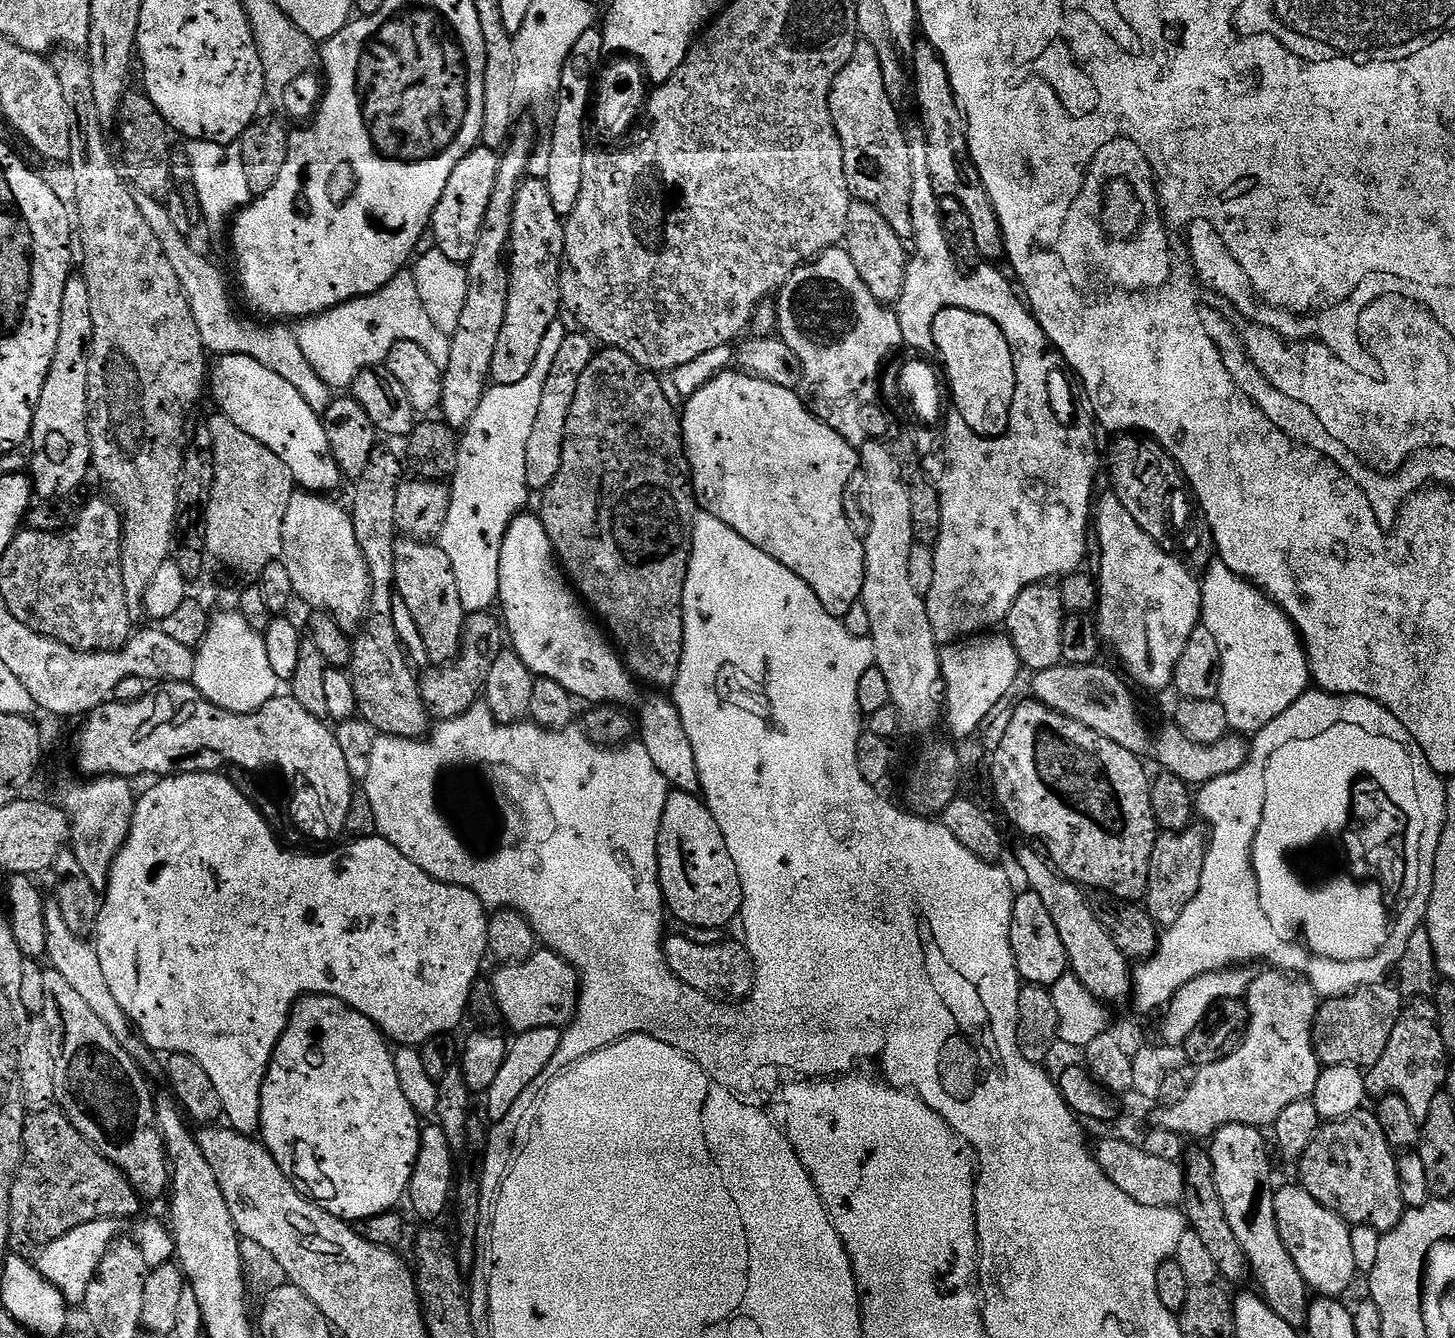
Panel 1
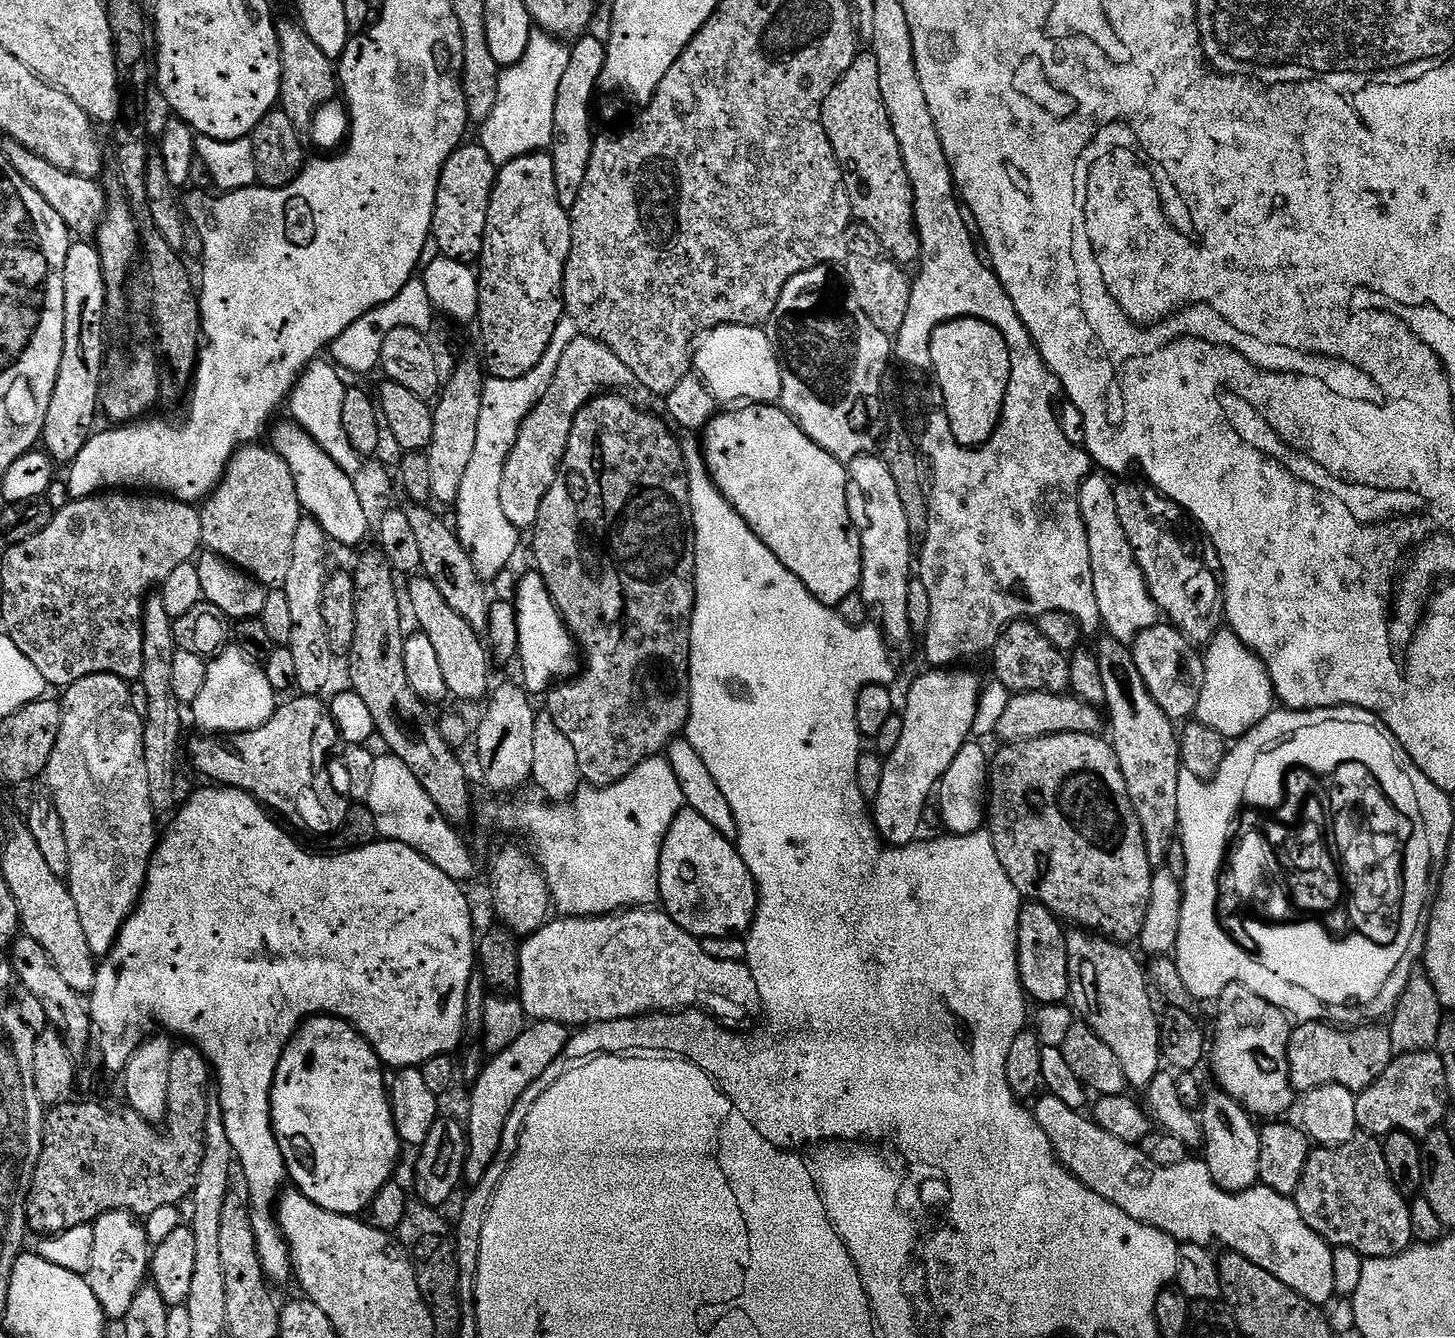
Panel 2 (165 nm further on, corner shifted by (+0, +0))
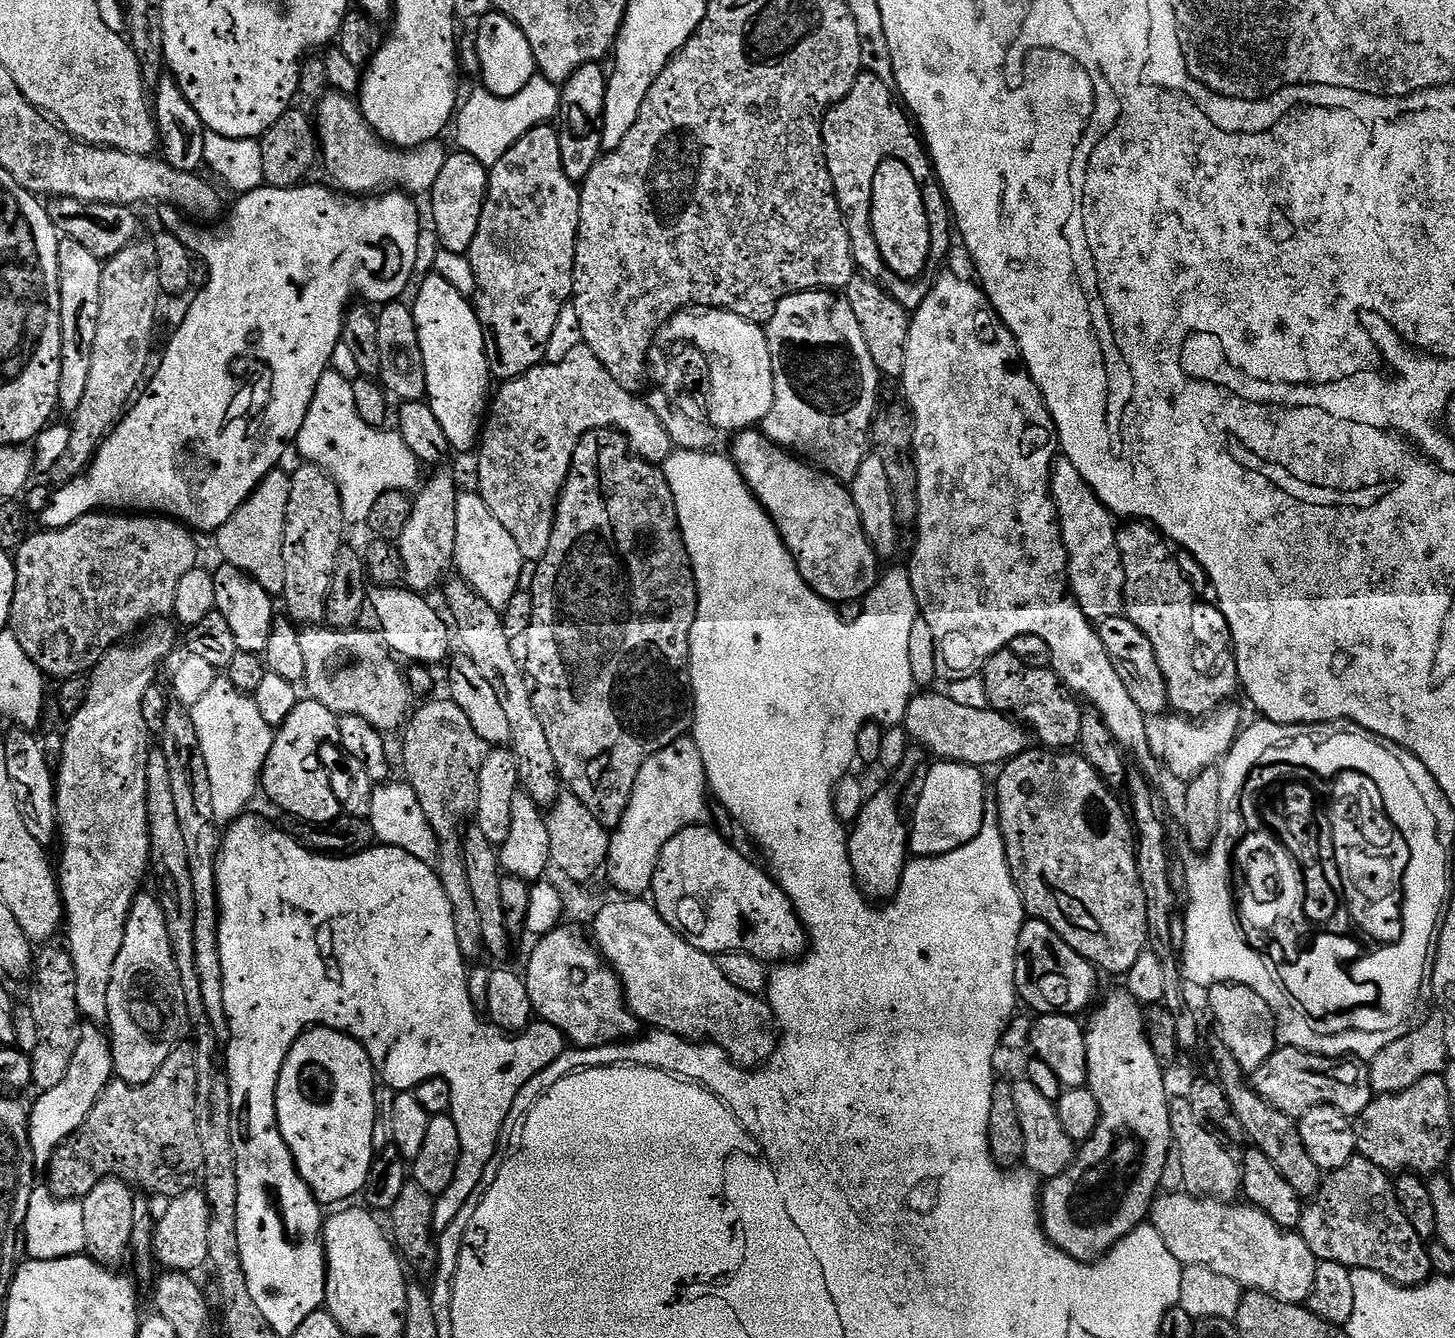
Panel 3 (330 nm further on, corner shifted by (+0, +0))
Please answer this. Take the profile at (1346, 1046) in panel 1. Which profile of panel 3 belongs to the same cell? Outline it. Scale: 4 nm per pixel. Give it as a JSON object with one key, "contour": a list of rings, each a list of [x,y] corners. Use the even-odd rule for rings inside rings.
{"contour":[[[1277,1047],[1272,1057],[1257,1072],[1251,1073],[1250,1084],[1274,1110],[1282,1110],[1282,1114],[1293,1118],[1302,1117],[1310,1109],[1324,1104],[1336,1108],[1343,1116],[1355,1118],[1374,1098],[1370,1071],[1363,1063],[1319,1056],[1303,1052],[1301,1048]]]}

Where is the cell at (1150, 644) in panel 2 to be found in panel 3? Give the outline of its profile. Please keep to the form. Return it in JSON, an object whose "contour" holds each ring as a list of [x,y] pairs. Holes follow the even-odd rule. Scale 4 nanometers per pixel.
{"contour":[[[1123,614],[1099,621],[1098,631],[1102,638],[1102,646],[1106,646],[1106,654],[1110,654],[1110,662],[1114,662],[1114,670],[1118,670],[1118,678],[1122,678],[1122,683],[1125,684],[1130,698],[1134,698],[1138,710],[1142,710],[1145,717],[1148,718],[1160,715],[1163,717],[1170,708],[1168,687],[1166,678],[1162,676],[1162,666],[1158,666],[1158,654],[1154,654],[1154,646],[1150,646],[1150,638],[1146,638],[1146,634],[1142,634],[1142,630],[1138,630],[1138,626],[1134,626],[1134,622],[1130,622],[1128,617]]]}

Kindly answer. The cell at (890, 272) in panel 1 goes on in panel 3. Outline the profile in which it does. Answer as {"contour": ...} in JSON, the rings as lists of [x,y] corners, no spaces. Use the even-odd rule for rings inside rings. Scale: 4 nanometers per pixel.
{"contour":[[[863,274],[853,276],[846,289],[846,298],[850,302],[850,310],[854,310],[854,318],[858,318],[858,326],[862,326],[862,338],[866,338],[866,346],[870,346],[870,358],[874,358],[874,366],[880,371],[881,377],[903,377],[910,313],[885,288],[878,286]]]}

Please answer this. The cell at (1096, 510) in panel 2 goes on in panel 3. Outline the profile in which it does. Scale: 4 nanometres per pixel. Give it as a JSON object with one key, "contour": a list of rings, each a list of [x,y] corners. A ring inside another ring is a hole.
{"contour":[[[1060,458],[1053,464],[1051,494],[1052,501],[1056,504],[1056,516],[1060,519],[1060,533],[1068,551],[1068,587],[1072,599],[1093,622],[1121,615],[1124,610],[1124,571],[1116,545],[1117,521],[1108,507],[1094,494],[1094,490],[1090,490],[1086,478],[1078,474],[1074,462]]]}

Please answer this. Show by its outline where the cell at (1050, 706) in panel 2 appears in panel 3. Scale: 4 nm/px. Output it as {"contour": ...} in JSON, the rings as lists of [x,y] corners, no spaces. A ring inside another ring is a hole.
{"contour":[[[924,690],[913,695],[904,715],[903,728],[925,753],[933,752],[937,761],[949,760],[959,764],[972,764],[978,770],[988,770],[991,764],[1003,766],[1015,756],[1029,751],[1030,733],[1027,728],[1011,716],[996,712],[993,708],[974,709],[954,702],[943,691]]]}

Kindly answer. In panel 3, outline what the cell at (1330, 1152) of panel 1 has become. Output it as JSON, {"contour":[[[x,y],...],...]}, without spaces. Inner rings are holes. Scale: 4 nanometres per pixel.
{"contour":[[[1357,1154],[1344,1168],[1329,1171],[1323,1177],[1320,1192],[1303,1205],[1298,1231],[1317,1261],[1338,1262],[1351,1269],[1374,1270],[1390,1282],[1401,1284],[1403,1288],[1414,1288],[1425,1284],[1433,1275],[1433,1270],[1427,1257],[1428,1244],[1416,1233],[1399,1199],[1401,1197],[1396,1191],[1393,1177],[1374,1166],[1374,1162],[1365,1156]]]}

